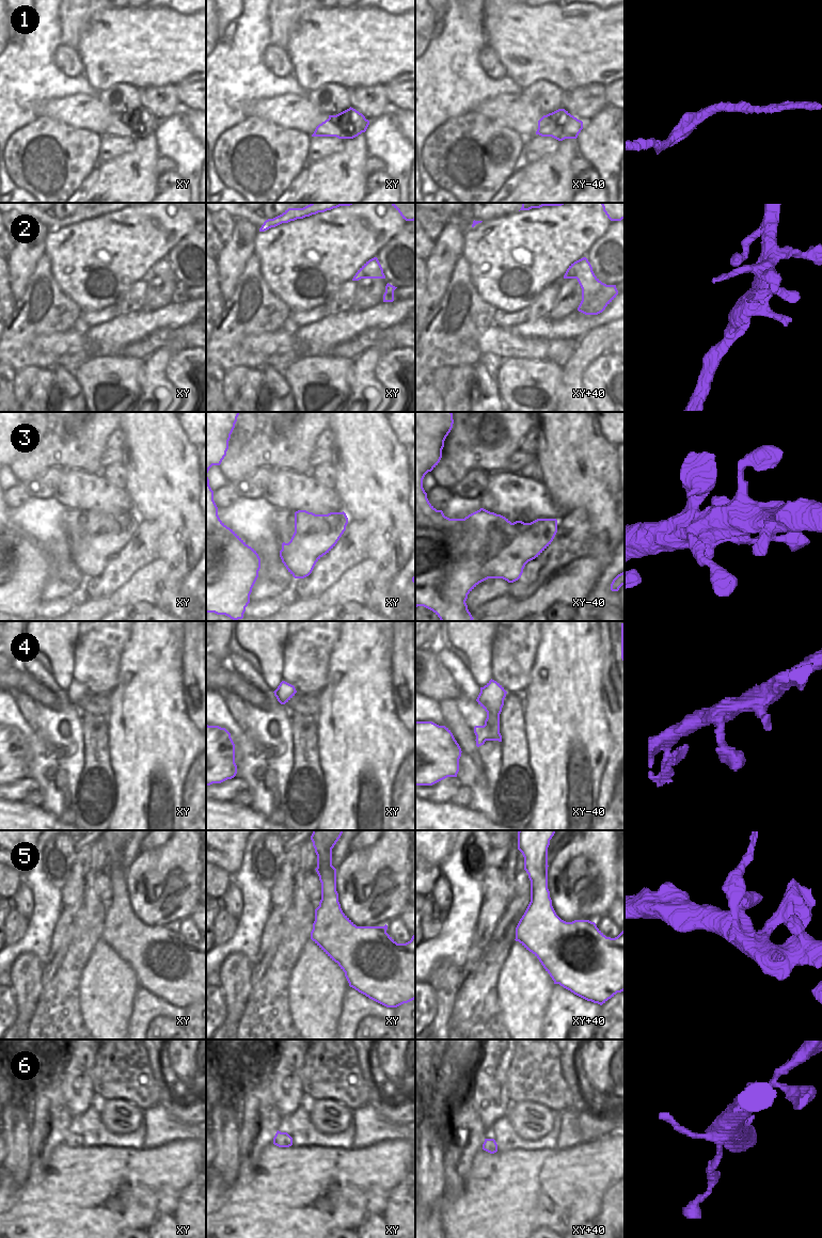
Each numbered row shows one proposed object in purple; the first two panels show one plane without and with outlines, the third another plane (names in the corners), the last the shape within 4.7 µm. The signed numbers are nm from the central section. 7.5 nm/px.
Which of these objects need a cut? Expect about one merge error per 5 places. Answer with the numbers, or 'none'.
none

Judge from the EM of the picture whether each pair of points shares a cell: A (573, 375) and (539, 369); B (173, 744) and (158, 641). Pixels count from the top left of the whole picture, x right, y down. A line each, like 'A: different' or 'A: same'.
A: different
B: same

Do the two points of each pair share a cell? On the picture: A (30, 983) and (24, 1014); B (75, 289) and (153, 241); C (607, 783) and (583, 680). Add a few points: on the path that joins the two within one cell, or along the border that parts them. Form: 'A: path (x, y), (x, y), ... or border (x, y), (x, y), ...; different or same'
A: path (27, 990), (26, 1006); same
B: path (83, 266), (95, 262), (129, 241); same
C: border (611, 744), (598, 793); different

